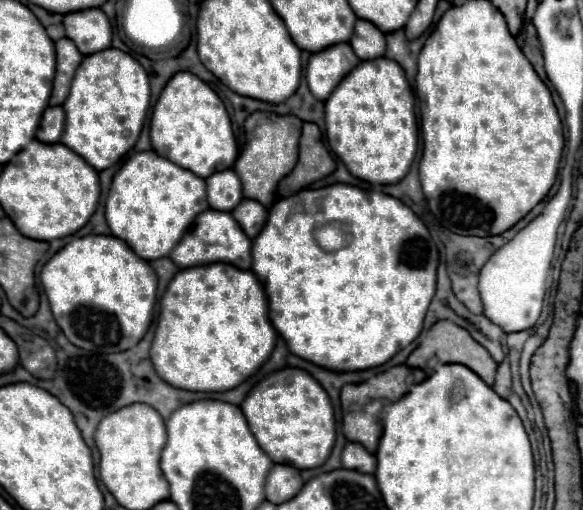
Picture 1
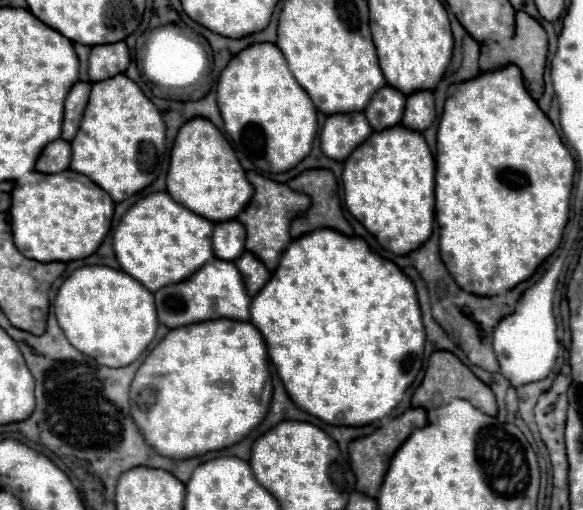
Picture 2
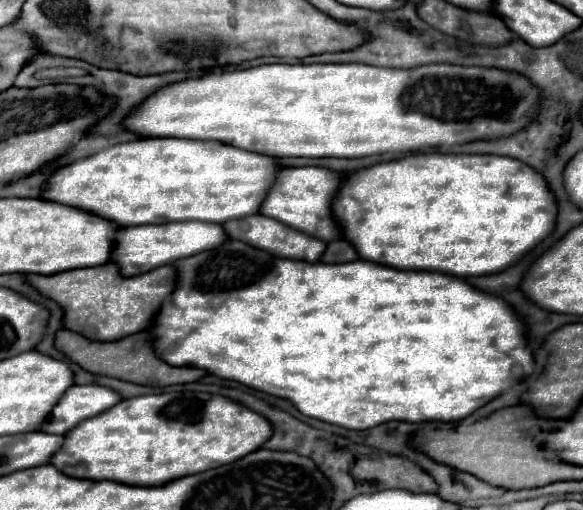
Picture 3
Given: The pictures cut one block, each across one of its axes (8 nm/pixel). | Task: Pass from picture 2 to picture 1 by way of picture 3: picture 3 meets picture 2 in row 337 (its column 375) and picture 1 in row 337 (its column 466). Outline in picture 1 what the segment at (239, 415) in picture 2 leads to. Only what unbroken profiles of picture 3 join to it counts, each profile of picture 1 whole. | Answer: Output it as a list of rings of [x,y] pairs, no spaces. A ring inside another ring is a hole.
[[[206,264],[202,268],[178,270],[176,276],[170,280],[166,292],[160,298],[160,316],[158,316],[158,324],[156,324],[156,332],[154,332],[154,340],[152,340],[152,348],[150,348],[150,360],[152,360],[158,376],[162,376],[162,380],[172,384],[174,388],[184,388],[184,390],[192,390],[192,392],[226,392],[226,390],[232,390],[238,384],[242,384],[248,376],[252,376],[270,358],[276,338],[278,338],[278,332],[274,332],[274,326],[270,324],[266,292],[262,292],[262,284],[258,284],[258,278],[254,276],[254,272],[234,268],[232,264]]]

